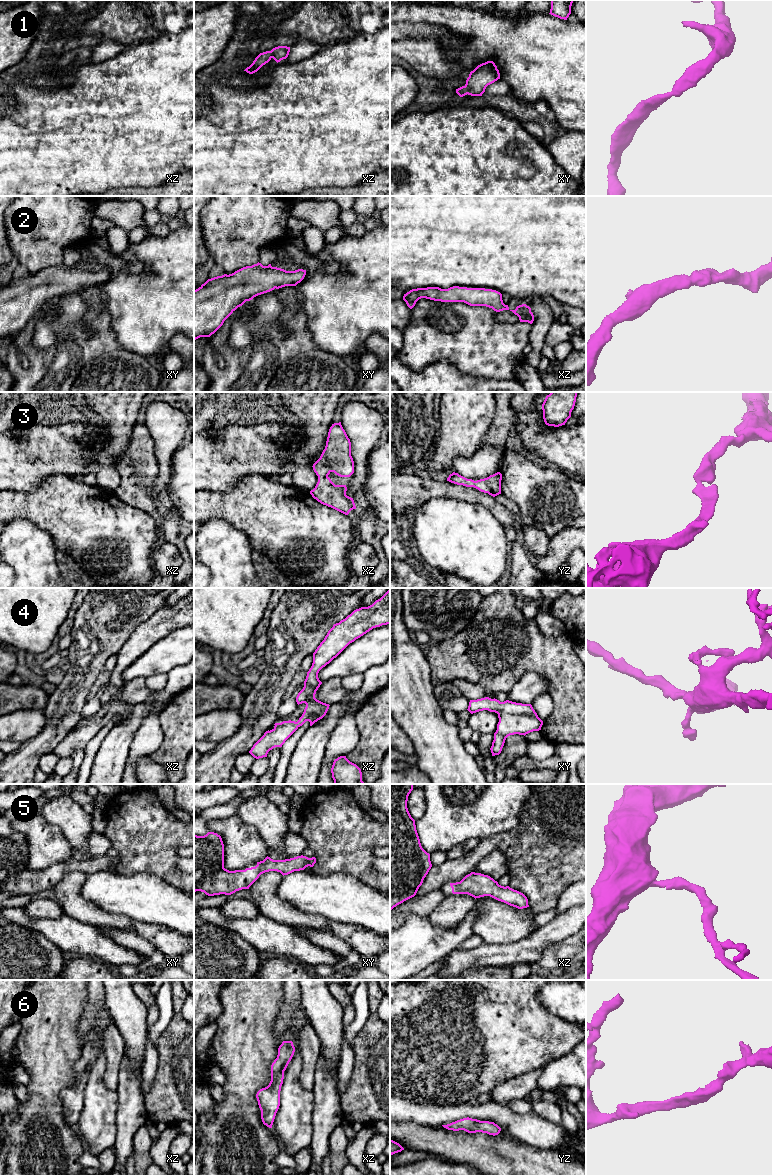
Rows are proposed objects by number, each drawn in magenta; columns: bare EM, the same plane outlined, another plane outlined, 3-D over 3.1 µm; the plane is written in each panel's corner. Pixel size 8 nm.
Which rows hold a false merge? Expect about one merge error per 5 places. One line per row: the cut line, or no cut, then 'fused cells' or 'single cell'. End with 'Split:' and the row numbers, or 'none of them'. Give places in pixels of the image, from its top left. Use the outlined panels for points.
1: no cut | single cell
2: no cut | single cell
3: no cut | single cell
4: no cut | single cell
5: no cut | single cell
6: no cut | single cell
Split: none of them

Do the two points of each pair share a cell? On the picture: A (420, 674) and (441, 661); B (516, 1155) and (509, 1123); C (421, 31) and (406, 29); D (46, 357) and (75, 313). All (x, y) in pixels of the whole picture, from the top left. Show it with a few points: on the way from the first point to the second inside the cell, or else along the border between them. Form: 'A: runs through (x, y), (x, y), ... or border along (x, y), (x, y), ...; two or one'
A: border along (424, 648), (429, 665), (430, 681), (433, 686); two
B: border along (499, 1133), (534, 1147); two
C: runs through (417, 31), (410, 30); one
D: border along (67, 325), (54, 345), (31, 345); two

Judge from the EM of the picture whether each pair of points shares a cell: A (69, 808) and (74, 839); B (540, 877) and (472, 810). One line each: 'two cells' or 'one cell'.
A: one cell
B: two cells

